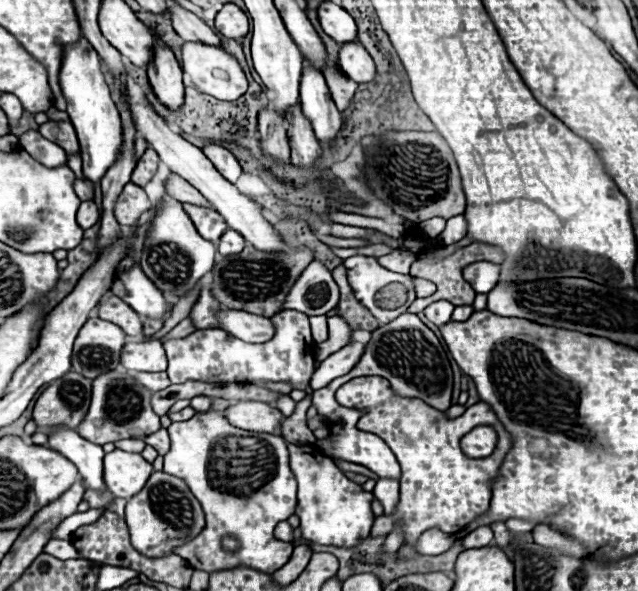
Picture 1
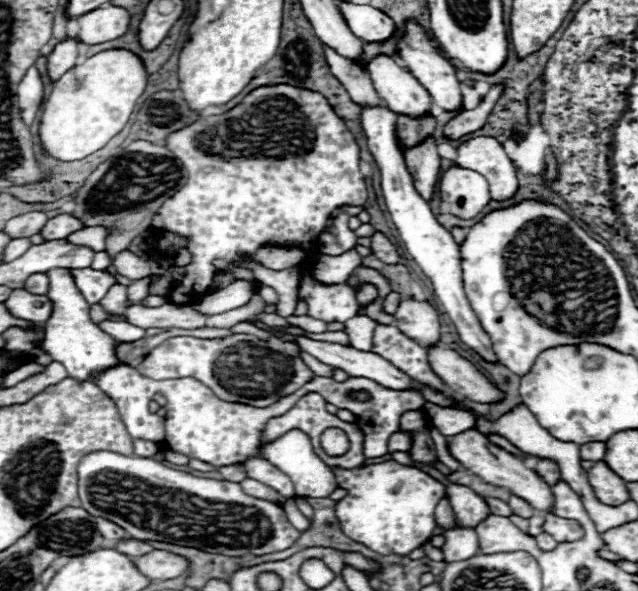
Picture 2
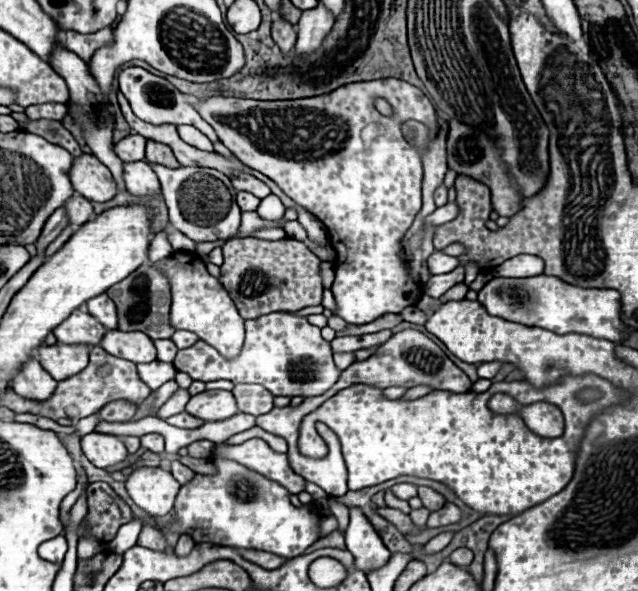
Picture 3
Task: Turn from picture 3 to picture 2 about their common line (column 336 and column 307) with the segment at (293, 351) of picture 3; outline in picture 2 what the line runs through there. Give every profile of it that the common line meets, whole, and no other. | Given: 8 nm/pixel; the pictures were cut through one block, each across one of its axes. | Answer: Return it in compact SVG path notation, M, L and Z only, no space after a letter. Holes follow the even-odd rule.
M248 334L214 340L178 336L152 348L152 352L148 352L148 356L136 366L136 370L152 380L190 376L204 382L222 400L266 408L278 402L282 396L292 394L314 376L298 358L298 352L300 348L296 344L282 342L274 336L270 342L262 342Z

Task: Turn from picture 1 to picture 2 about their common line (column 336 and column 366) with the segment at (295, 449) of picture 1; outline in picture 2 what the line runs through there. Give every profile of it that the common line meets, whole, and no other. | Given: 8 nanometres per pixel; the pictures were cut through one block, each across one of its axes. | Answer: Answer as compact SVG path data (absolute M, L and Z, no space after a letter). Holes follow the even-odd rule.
M394 460L354 470L334 470L334 476L338 486L348 490L348 494L336 502L336 518L348 538L384 556L408 556L434 536L434 510L446 496L446 486L436 478Z

